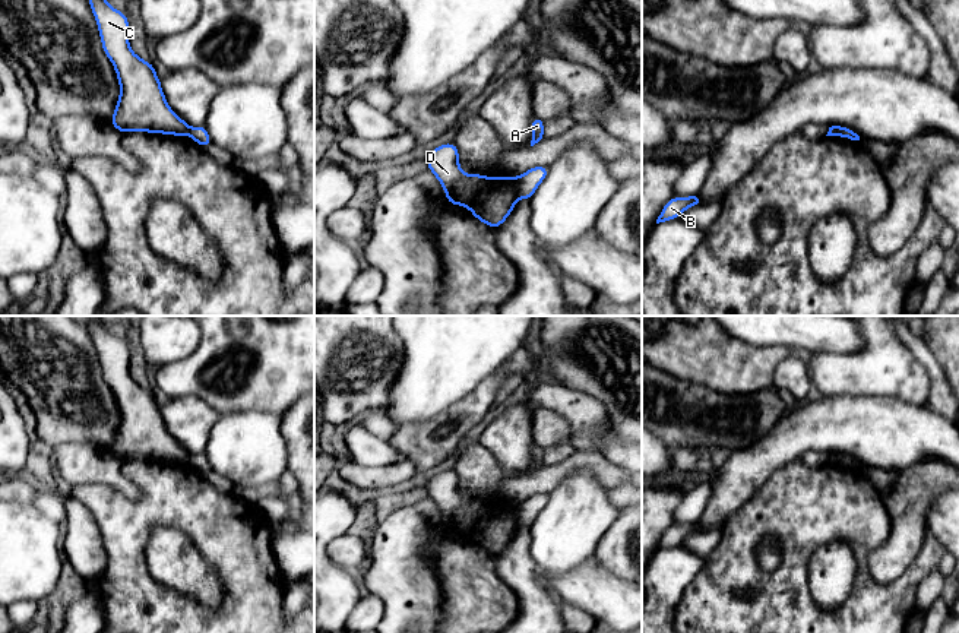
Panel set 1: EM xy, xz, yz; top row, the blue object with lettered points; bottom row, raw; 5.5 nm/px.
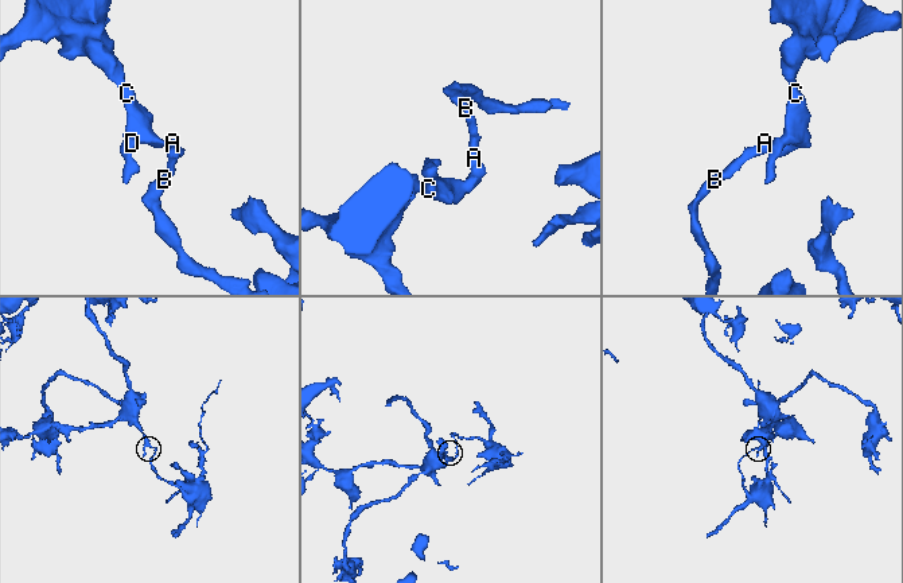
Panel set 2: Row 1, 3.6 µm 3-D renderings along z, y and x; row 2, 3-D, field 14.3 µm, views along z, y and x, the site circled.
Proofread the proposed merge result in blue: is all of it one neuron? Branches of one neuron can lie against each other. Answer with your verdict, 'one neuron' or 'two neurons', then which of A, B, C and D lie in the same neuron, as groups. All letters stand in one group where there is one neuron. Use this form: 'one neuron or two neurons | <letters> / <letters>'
two neurons | A B / C D

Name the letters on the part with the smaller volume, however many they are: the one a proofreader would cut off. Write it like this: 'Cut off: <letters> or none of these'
Cut off: A, B

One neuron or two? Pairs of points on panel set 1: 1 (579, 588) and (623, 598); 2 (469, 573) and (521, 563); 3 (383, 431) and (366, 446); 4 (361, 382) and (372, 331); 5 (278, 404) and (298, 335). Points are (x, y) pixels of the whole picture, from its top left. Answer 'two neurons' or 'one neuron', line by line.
1: one neuron
2: two neurons
3: two neurons
4: one neuron
5: one neuron

